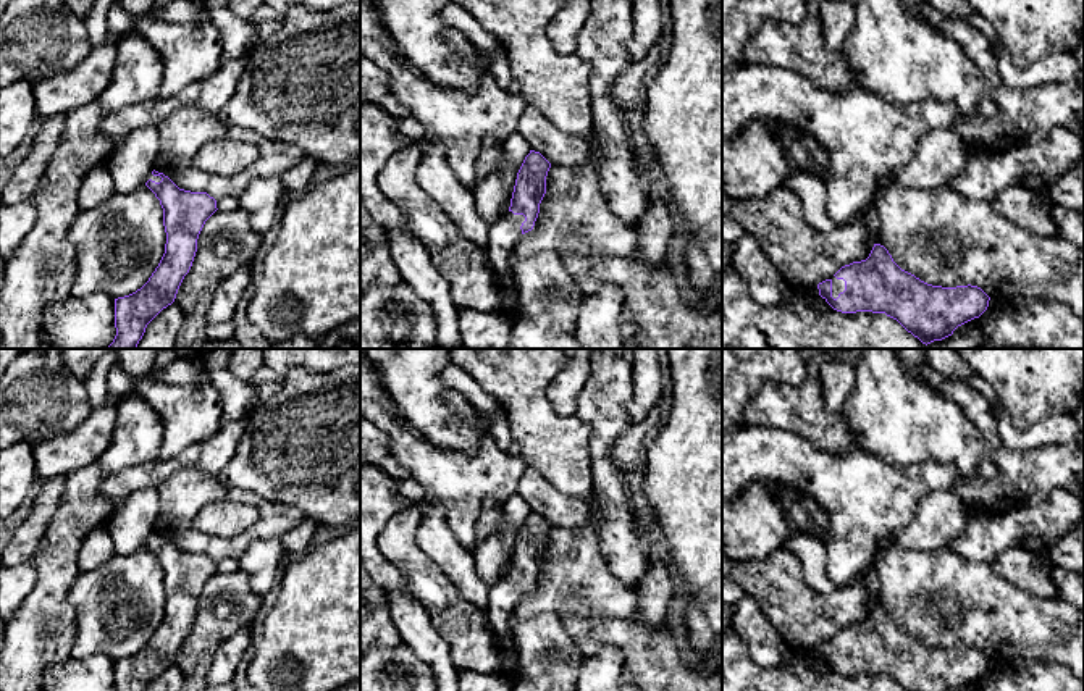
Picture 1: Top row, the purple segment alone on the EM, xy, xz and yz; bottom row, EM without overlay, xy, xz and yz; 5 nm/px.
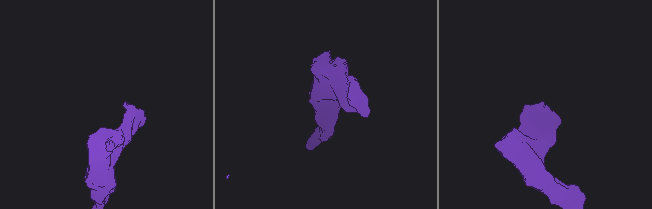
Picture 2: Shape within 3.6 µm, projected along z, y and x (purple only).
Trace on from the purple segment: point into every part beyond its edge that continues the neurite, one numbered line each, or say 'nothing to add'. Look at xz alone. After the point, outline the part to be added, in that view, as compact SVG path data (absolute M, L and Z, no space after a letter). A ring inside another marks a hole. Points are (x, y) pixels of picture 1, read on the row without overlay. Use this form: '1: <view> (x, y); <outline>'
1: xz (503, 598); M507 573L493 586L489 586L486 622L496 644L501 636L512 636L509 622L522 599L520 588L523 583L523 576L514 576L512 573Z

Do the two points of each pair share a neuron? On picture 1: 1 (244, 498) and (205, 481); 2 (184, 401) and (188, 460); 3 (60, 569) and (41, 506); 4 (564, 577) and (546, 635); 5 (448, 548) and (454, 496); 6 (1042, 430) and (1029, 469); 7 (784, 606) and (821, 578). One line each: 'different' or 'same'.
1: same
2: different
3: different
4: same
5: different
6: different
7: different

